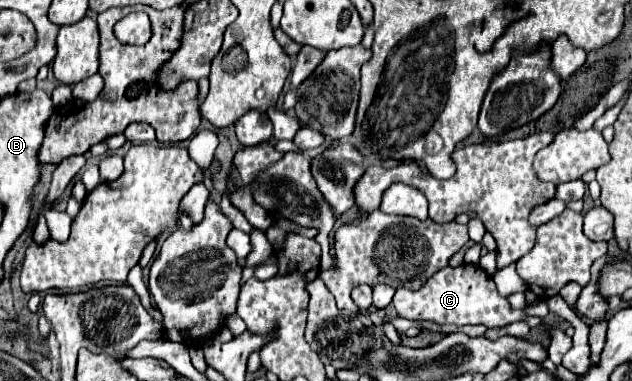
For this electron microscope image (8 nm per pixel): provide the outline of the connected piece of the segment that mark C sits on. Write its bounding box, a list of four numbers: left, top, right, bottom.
[393,265,543,329]

